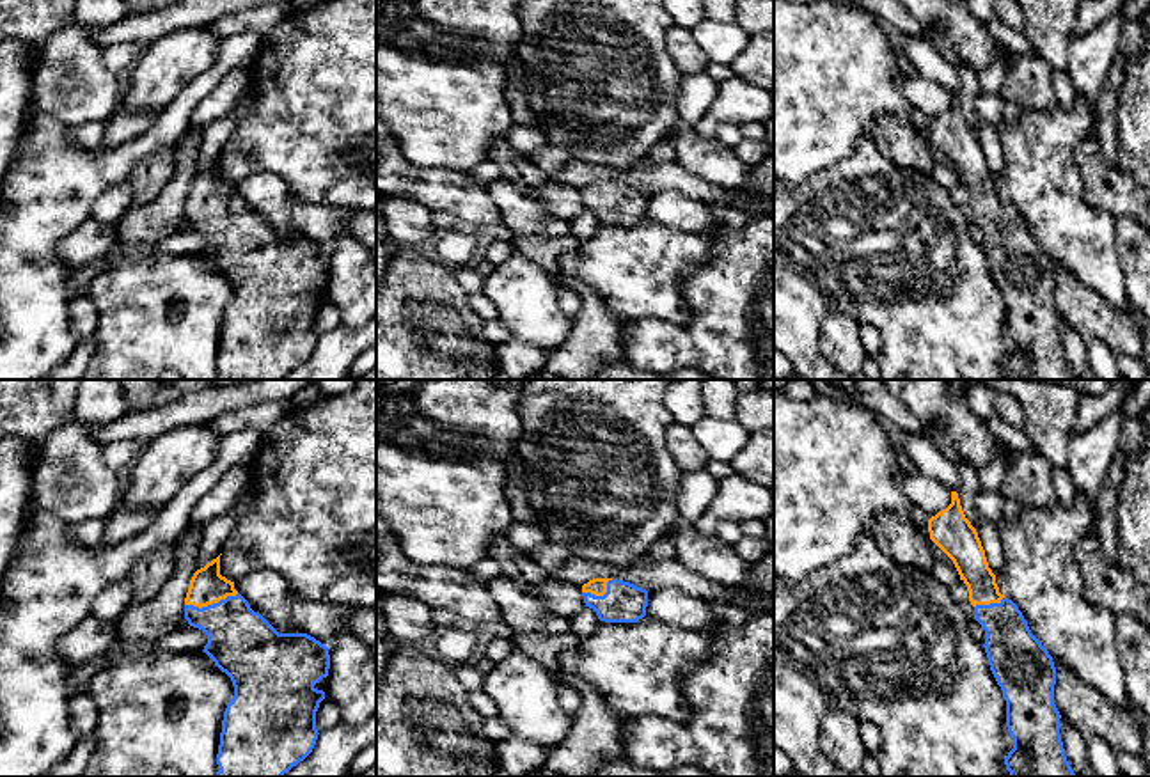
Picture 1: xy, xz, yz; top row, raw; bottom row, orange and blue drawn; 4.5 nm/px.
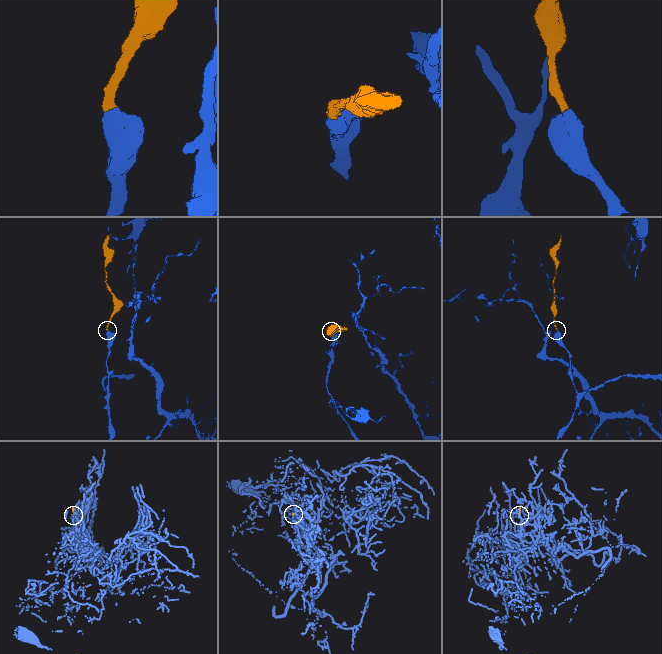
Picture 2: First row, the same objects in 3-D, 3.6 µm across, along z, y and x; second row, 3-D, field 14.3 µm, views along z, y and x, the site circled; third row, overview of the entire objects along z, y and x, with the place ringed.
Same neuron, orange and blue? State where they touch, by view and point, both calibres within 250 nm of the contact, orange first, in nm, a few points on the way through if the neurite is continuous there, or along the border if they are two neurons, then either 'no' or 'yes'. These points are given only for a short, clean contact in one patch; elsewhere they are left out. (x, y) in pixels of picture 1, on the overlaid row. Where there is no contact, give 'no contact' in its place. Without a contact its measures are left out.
contact xy (212, 604); calibres 160 and 300 nm; way xy (208, 586), (212, 604), (228, 620), (242, 643); yes

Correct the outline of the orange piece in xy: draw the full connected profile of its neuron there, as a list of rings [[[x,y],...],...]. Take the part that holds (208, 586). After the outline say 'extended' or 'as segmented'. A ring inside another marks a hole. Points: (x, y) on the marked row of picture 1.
[[[220,555],[193,573],[185,619],[208,635],[202,651],[234,687],[222,720],[217,777],[282,777],[316,745],[316,711],[325,692],[314,685],[328,676],[328,648],[307,633],[279,633],[250,608],[234,582],[220,575]]]; extended

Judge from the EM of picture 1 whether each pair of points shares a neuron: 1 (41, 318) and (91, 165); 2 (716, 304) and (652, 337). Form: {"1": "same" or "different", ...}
{"1": "same", "2": "same"}

